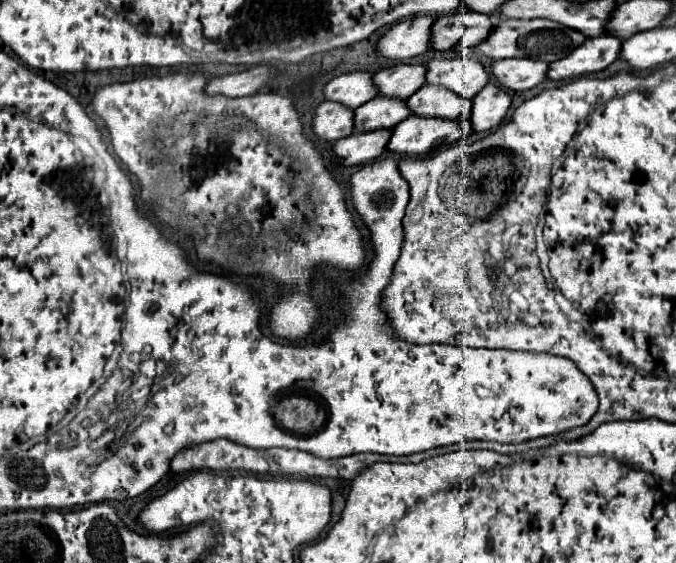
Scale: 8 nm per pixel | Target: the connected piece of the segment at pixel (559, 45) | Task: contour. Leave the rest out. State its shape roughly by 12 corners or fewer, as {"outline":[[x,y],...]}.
{"outline":[[500,18],[472,48],[490,60],[554,62],[586,40],[550,20]]}

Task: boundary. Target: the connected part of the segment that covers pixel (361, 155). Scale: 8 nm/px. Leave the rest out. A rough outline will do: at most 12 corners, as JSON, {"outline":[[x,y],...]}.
{"outline":[[390,130],[340,138],[332,150],[344,166],[360,166],[386,152]]}

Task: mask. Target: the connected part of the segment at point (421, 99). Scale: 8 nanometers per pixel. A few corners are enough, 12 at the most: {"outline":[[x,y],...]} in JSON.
{"outline":[[422,86],[406,100],[420,118],[456,120],[470,102],[442,90]]}

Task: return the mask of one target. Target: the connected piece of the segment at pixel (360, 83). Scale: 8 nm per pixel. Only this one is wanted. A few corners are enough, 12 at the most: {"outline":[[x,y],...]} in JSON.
{"outline":[[370,72],[332,78],[324,100],[356,110],[374,98]]}

